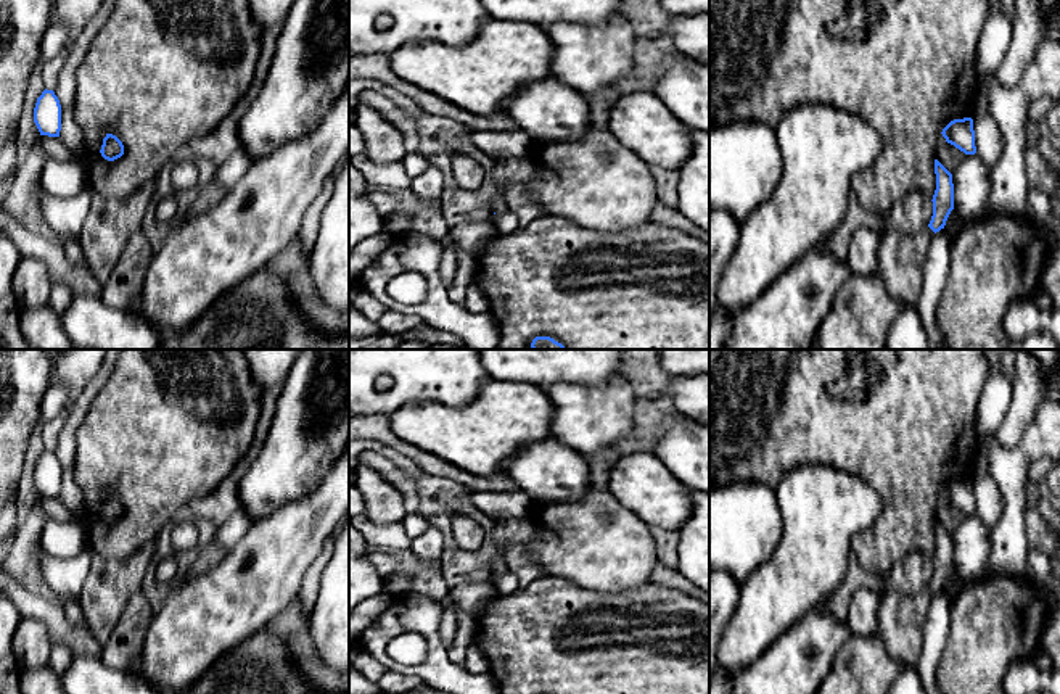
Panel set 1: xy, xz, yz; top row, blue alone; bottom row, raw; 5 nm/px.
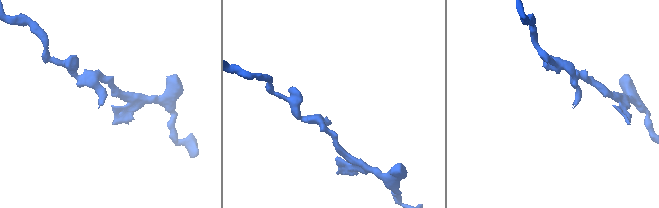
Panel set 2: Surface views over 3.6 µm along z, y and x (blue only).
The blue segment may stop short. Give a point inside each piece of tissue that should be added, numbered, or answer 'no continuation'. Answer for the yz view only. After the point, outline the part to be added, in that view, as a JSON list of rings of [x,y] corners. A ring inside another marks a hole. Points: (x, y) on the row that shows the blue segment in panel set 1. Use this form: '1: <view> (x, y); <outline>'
1: yz (901, 258); [[[930,227],[915,235],[880,233],[878,274],[893,298],[910,303],[918,299],[923,285],[923,262],[933,235]]]

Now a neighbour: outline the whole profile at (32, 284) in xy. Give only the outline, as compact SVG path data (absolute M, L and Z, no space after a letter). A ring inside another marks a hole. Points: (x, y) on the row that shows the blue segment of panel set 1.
M21 258L14 277L13 288L21 308L39 308L48 304L53 280L50 271L37 258Z

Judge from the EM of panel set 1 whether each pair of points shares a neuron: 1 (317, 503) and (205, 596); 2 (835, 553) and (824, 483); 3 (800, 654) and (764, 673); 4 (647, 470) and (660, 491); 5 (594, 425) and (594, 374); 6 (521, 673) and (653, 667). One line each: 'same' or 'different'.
1: same
2: same
3: same
4: same
5: different
6: same

